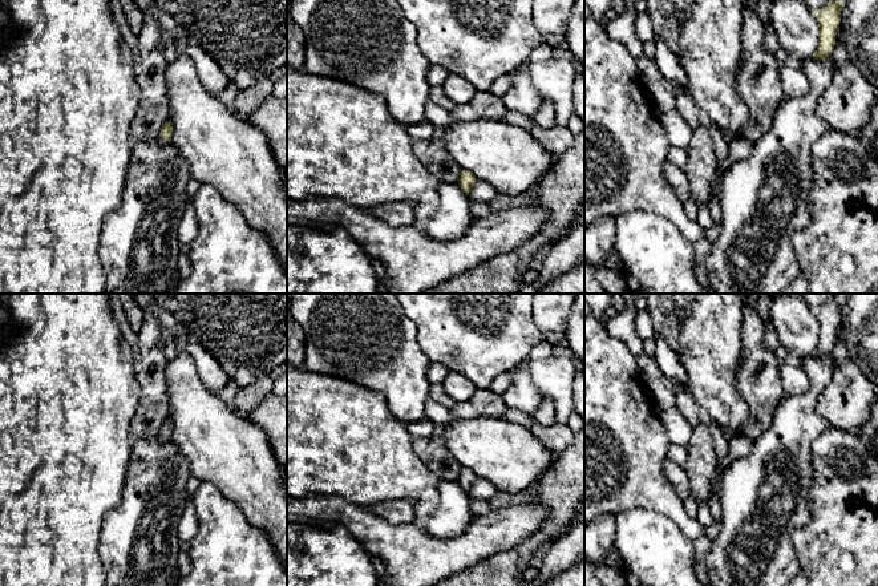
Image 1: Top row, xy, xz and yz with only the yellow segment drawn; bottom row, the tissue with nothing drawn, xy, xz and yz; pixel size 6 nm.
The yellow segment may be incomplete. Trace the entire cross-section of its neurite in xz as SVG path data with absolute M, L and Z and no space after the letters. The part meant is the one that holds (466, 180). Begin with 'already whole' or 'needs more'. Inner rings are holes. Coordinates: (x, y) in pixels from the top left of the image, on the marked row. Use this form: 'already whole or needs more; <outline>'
already whole; M465 169L461 170L458 185L465 194L470 194L476 181L477 178L473 173Z

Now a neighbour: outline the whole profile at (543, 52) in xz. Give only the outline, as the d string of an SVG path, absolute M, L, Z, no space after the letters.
M542 43L535 48L521 68L529 68L530 64L543 62L551 58L553 47L547 43Z

